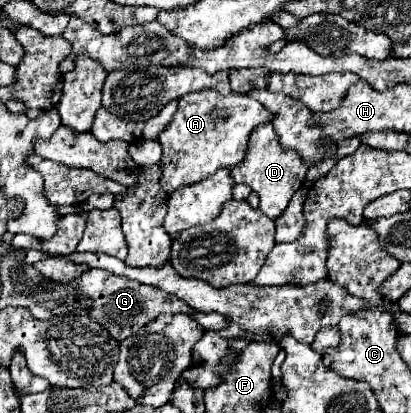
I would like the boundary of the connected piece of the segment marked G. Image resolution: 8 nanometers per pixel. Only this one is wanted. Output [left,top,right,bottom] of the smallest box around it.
[76,268,198,340]

